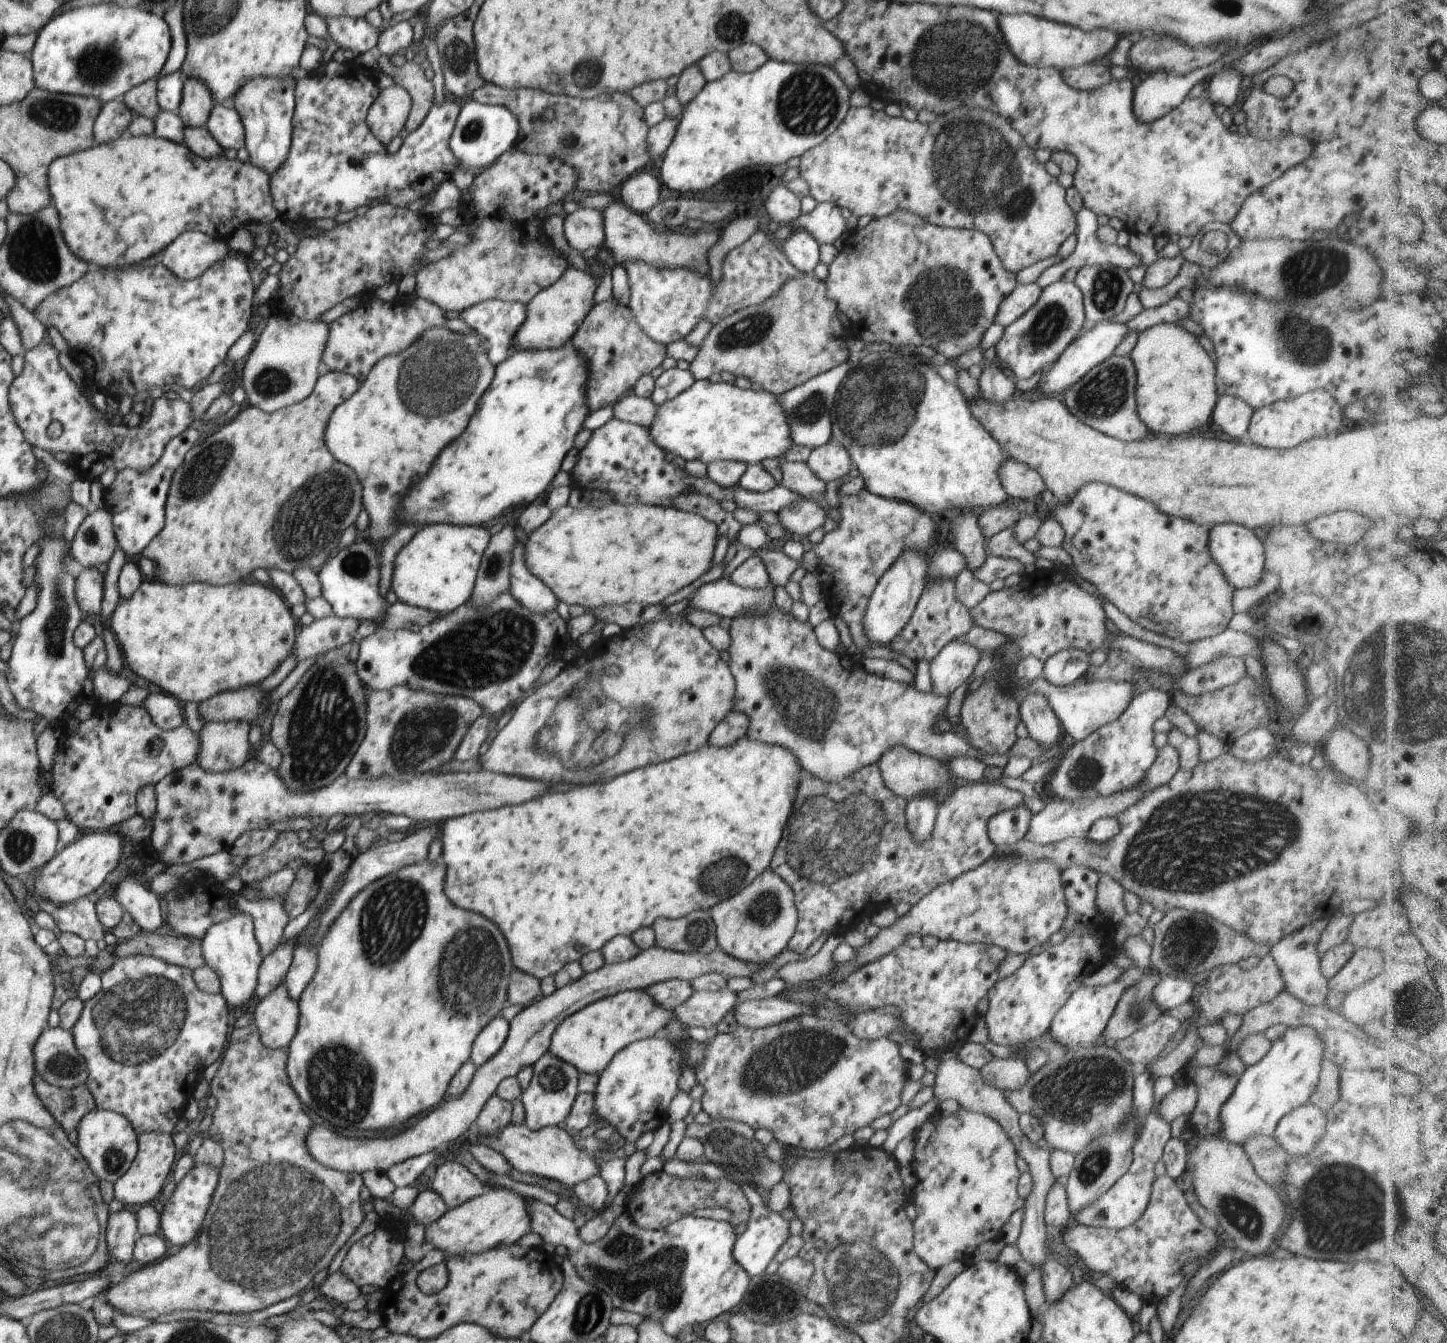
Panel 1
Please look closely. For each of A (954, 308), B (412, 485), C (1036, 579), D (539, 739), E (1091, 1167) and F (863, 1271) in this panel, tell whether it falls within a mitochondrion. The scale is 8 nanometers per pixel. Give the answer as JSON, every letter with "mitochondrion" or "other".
{"A":"mitochondrion","B":"other","C":"other","D":"mitochondrion","E":"mitochondrion","F":"mitochondrion"}

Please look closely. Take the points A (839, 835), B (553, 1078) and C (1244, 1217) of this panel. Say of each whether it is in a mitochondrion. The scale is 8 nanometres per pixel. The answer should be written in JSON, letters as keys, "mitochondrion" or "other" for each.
{"A":"mitochondrion","B":"mitochondrion","C":"mitochondrion"}

